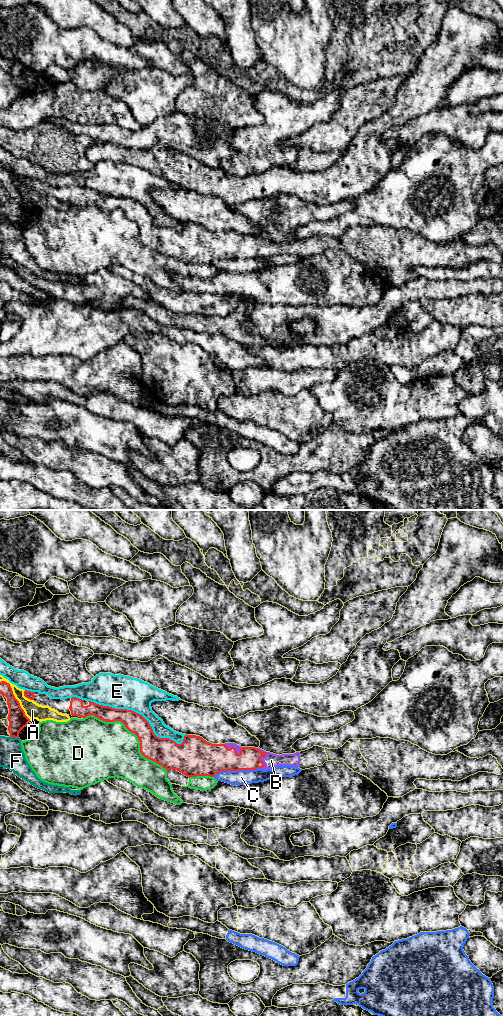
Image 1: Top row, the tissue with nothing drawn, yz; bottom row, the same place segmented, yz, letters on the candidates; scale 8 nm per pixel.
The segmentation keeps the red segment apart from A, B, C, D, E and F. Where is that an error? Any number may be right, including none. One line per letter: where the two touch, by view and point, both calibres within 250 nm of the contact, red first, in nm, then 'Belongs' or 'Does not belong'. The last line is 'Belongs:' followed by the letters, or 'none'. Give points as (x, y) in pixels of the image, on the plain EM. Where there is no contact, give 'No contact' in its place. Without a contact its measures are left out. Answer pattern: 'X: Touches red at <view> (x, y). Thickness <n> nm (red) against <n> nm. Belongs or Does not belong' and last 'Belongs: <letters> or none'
A: Touches red at yz (15, 186). Thickness 150 nm (red) against 130 nm. Does not belong
B: Touches red at yz (263, 244). Thickness 180 nm (red) against 120 nm. Belongs
C: Touches red at yz (236, 258). Thickness 260 nm (red) against 120 nm. Does not belong
D: Touches red at yz (131, 219). Thickness 190 nm (red) against 440 nm. Does not belong
E: Touches red at yz (137, 201). Thickness 160 nm (red) against 280 nm. Does not belong
F: Touches red at yz (14, 225). Thickness 150 nm (red) against 200 nm. Does not belong
Belongs: B

